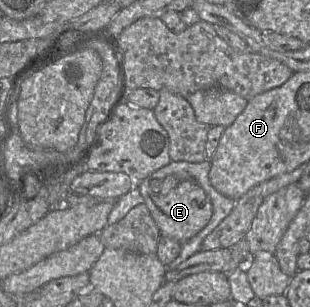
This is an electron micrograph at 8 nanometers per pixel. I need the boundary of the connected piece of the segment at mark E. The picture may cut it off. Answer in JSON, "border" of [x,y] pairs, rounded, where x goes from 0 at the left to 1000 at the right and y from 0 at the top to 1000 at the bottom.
{"border":[[[484,580],[439,593],[516,762],[584,795],[635,765],[681,717],[687,668],[677,642],[626,586],[590,586],[535,635],[500,632],[481,609]]]}

